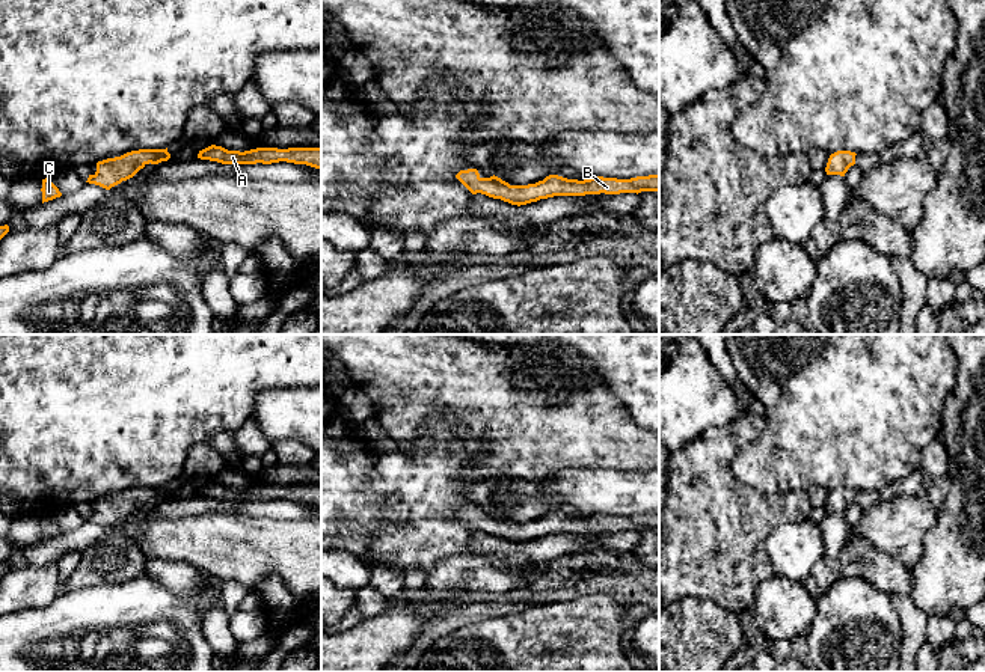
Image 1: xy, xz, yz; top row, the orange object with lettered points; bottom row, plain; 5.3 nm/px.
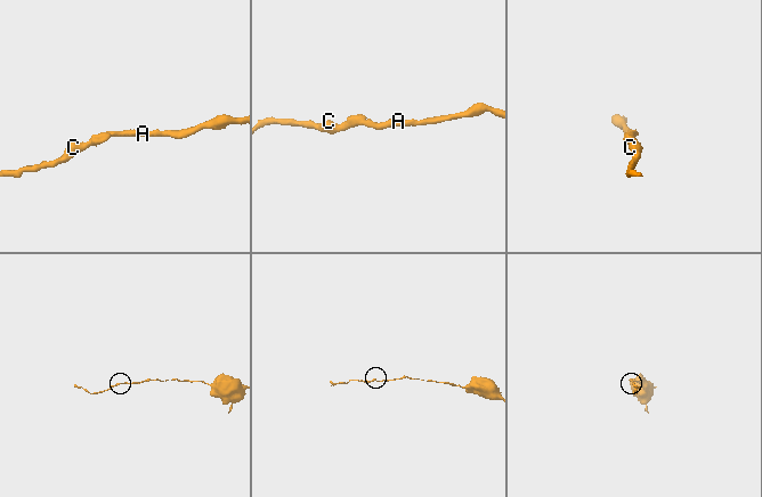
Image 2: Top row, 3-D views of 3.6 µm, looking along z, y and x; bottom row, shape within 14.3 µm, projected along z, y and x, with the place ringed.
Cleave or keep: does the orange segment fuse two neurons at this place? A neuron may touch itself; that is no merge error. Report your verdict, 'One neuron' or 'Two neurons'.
One neuron

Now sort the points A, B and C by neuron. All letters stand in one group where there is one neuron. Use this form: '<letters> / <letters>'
A B C

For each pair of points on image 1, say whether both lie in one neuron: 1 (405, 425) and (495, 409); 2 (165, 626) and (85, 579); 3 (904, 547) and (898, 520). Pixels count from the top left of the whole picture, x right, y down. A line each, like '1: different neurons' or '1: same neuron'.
1: same neuron
2: different neurons
3: same neuron

